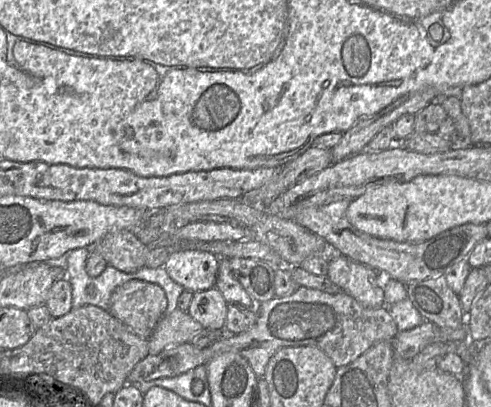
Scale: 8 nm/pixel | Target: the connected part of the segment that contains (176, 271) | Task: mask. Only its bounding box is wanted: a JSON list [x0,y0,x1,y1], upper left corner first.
[164,249,220,293]

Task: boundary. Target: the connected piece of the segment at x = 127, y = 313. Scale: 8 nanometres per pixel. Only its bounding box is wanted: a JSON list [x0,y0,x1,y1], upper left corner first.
[109,280,166,339]

